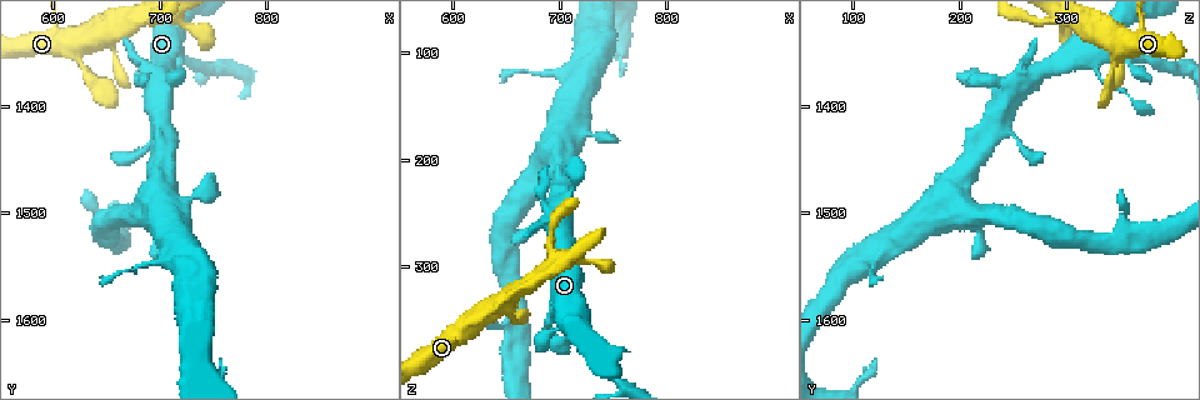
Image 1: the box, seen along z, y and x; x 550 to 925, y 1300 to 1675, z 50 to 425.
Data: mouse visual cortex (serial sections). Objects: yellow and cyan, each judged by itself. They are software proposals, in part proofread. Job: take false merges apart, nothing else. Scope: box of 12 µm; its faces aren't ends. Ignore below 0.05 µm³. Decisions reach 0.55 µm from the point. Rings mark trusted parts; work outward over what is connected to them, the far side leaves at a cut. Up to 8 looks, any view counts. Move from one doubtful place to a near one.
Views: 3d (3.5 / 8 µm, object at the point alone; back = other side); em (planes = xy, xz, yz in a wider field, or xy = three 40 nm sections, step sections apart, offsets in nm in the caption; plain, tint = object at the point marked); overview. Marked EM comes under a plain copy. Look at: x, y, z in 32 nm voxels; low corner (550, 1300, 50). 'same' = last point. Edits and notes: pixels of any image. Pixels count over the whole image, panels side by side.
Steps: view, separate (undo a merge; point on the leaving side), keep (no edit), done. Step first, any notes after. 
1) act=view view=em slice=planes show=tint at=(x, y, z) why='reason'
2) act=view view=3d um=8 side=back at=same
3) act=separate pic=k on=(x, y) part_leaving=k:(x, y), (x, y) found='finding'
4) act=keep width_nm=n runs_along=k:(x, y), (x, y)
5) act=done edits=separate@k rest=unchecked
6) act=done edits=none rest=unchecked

act=view view=3d um=3.5 at=(732, 1328, 294) why='narrows sharply'

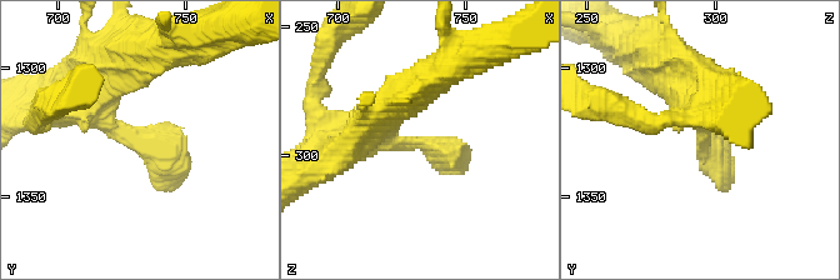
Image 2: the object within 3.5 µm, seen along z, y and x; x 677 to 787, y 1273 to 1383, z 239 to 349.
act=view view=em slice=xy step=5 show=tint at=(732, 1328, 295) why='shape alone is not enough'

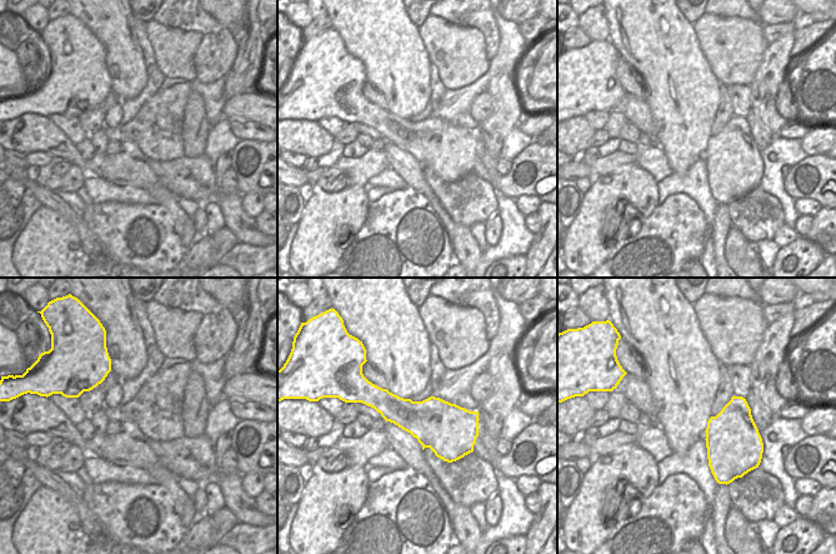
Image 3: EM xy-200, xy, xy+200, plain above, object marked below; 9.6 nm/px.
act=keep runs_along=2:(68, 108), (148, 143), (171, 189) found='all the same cell'

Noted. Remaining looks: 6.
act=view view=3d um=3.5 at=(686, 1378, 244) why='sudden change in width'

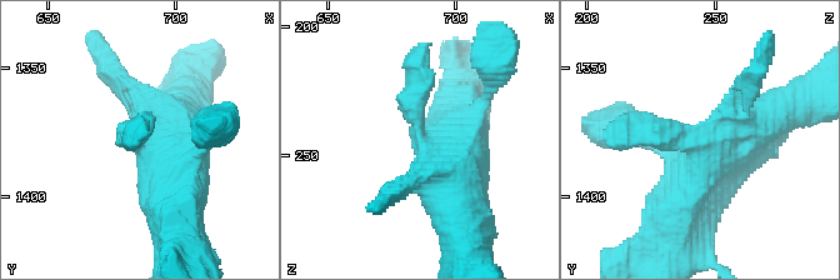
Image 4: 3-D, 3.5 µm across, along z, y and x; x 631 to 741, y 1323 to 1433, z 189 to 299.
act=keep runs_along=4:(774, 110), (729, 130), (665, 223) found='continuous, no second cell'

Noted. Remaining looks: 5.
act=view view=3d um=3.5 at=(734, 1484, 174) why='a narrow waist'

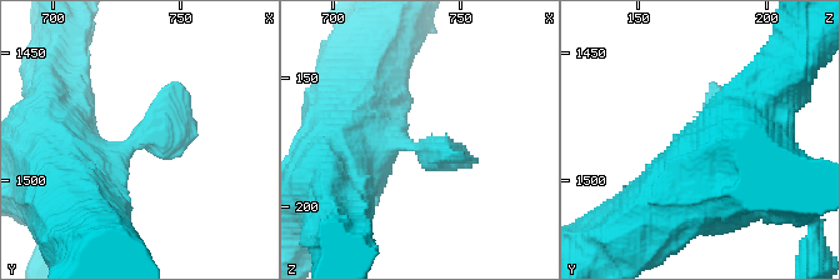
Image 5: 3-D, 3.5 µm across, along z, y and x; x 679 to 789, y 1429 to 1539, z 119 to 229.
act=view view=em slice=xy step=2 show=tint at=(733, 1484, 176)

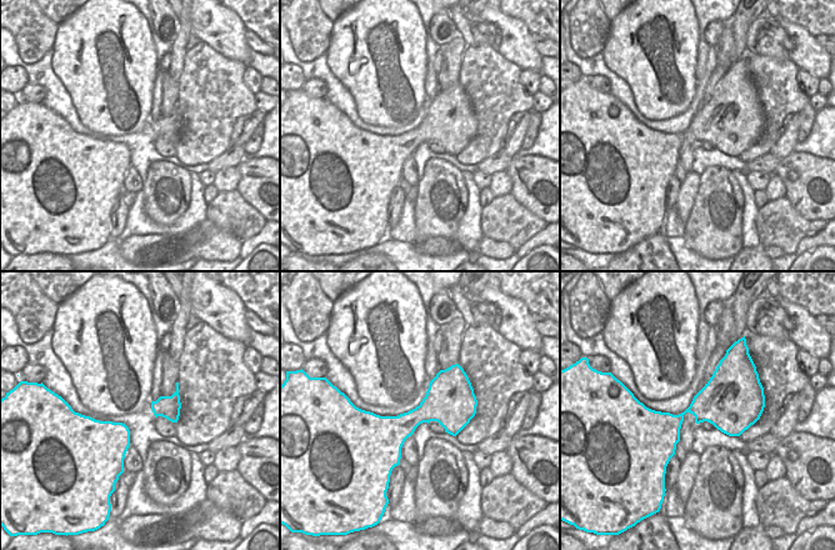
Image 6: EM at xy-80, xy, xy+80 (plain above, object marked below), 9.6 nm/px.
act=keep runs_along=5:(58, 161), (146, 139), (178, 81) found='one cell here'

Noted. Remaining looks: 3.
act=done edits=none rest=unchecked

